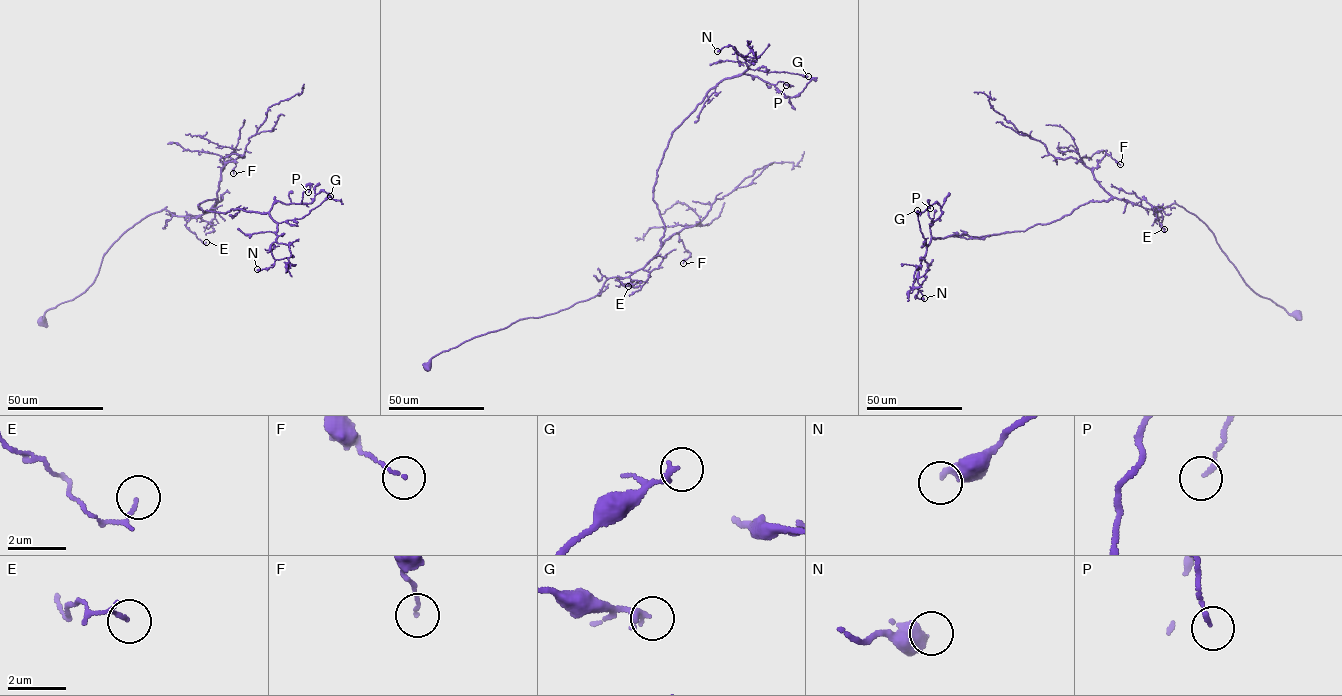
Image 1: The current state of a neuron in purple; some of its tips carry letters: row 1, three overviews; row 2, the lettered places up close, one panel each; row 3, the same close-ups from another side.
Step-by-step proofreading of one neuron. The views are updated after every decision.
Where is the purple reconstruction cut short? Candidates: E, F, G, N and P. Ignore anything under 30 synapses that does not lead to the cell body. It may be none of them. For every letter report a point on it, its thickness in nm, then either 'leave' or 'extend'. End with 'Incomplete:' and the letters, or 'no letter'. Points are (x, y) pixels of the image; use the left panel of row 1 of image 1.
E: at (206, 242); 80 nm thick; leave
F: at (233, 173); 110 nm thick; leave
G: at (330, 196); 200 nm thick; leave
N: at (257, 269); 320 nm thick; leave
P: at (308, 192); 130 nm thick; leave
Incomplete: no letter

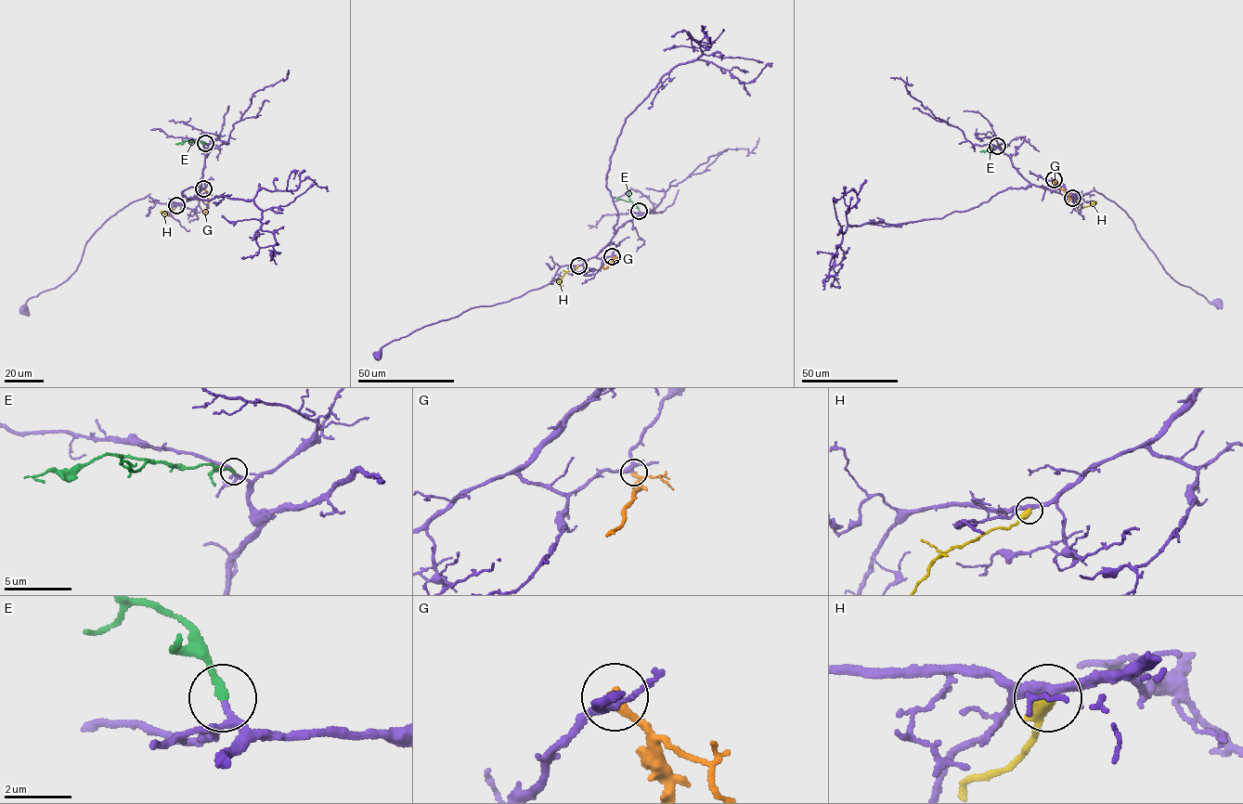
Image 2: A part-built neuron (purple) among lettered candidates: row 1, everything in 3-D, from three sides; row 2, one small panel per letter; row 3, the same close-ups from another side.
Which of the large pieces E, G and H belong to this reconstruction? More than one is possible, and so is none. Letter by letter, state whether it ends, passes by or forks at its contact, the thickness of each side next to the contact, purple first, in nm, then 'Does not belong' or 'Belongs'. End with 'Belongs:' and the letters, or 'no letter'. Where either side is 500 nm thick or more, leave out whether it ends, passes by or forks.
E: It ends there. Thickness 130 nm (purple) against 220 nm. Belongs
G: It ends there. Thickness 220 nm (purple) against 280 nm. Does not belong
H: It ends there. Thickness 240 nm (purple) against 480 nm. Does not belong
Belongs: E

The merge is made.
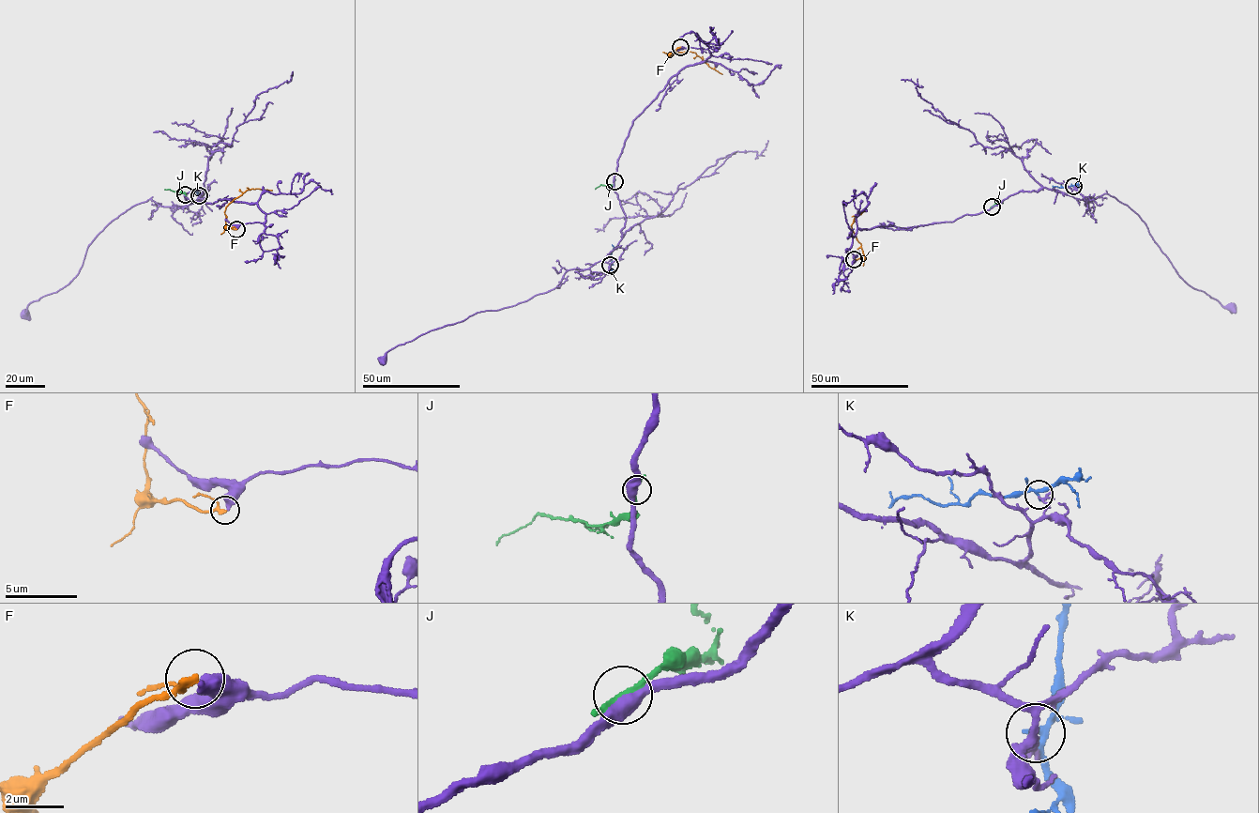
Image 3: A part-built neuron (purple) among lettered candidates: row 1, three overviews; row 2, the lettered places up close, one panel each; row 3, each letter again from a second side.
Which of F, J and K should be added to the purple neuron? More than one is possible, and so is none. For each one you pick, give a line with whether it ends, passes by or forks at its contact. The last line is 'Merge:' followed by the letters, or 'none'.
Merge: none

